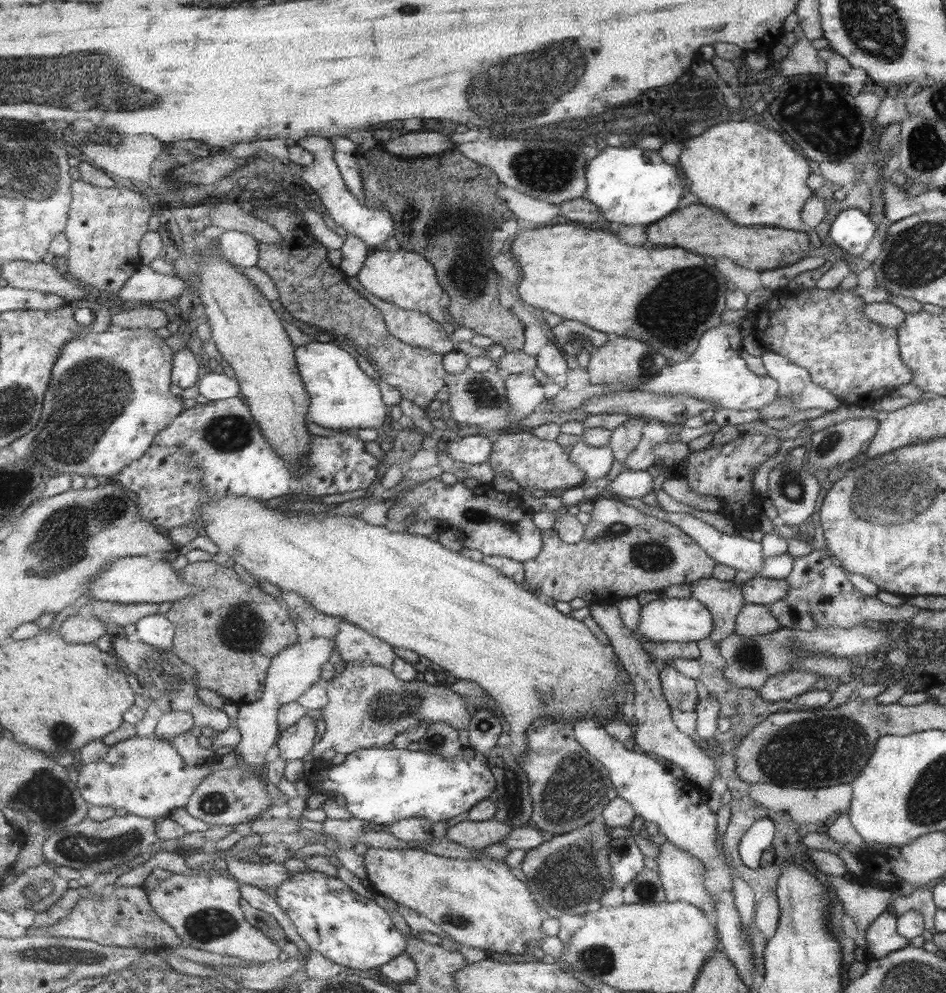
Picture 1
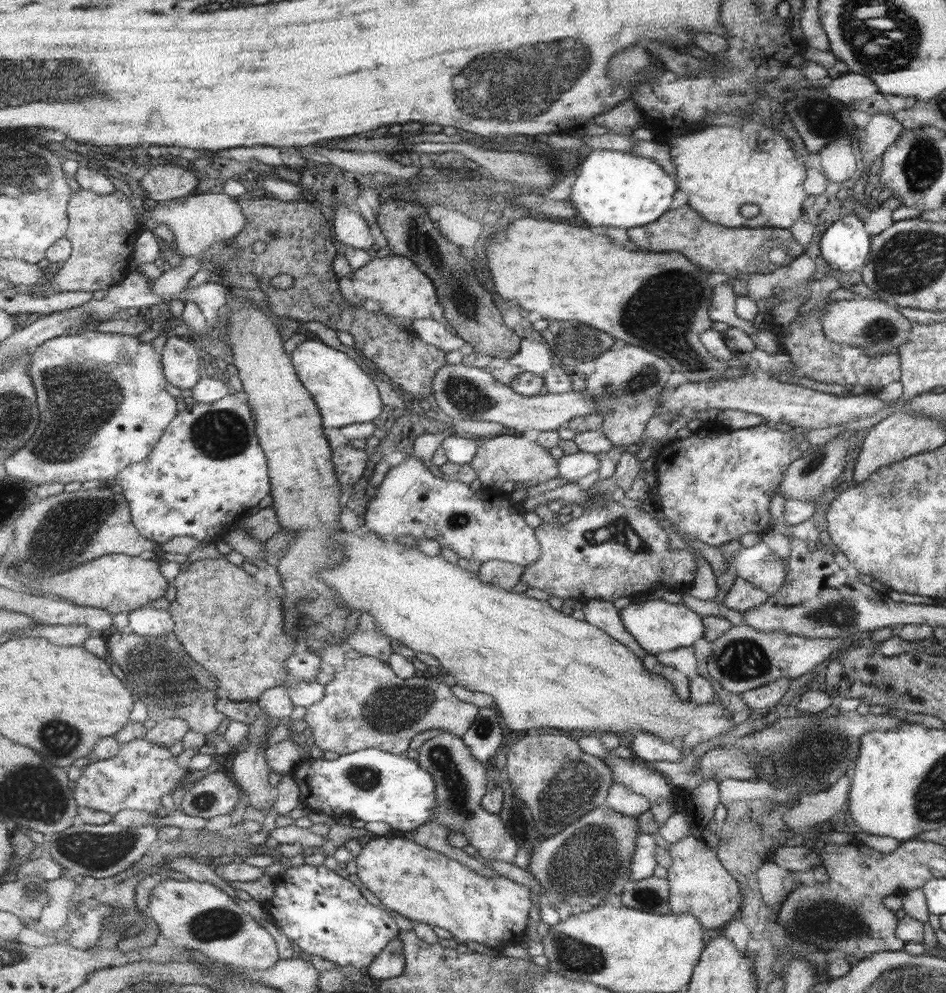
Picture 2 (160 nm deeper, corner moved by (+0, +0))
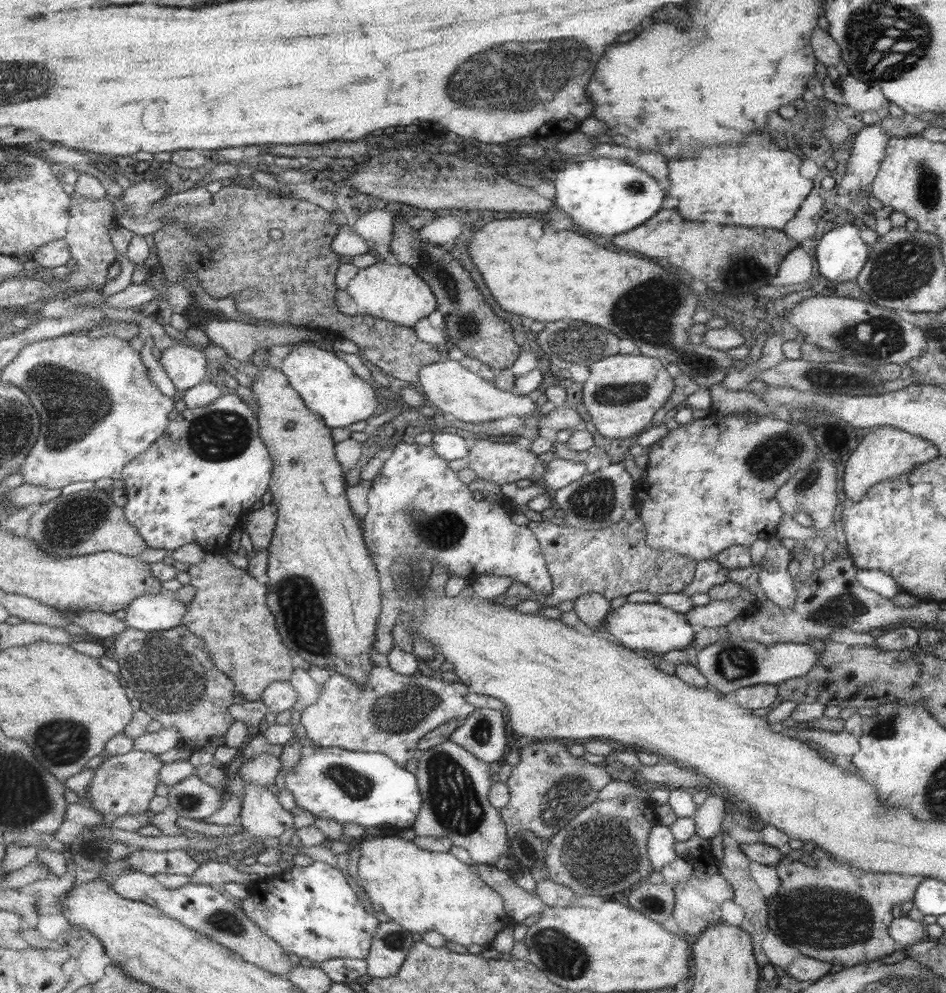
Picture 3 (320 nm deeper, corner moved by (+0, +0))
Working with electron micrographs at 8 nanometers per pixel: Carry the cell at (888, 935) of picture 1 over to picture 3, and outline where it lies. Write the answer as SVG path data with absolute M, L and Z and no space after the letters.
M817 847L812 850L810 857L815 861L815 866L803 865L796 861L781 861L779 864L773 866L777 873L777 878L779 878L779 886L773 896L765 899L765 906L767 906L766 926L768 930L775 934L779 940L787 944L787 946L797 950L799 954L829 963L835 968L851 968L854 964L859 964L860 962L869 962L870 960L878 960L889 956L889 954L896 950L894 939L889 935L889 922L894 920L893 916L891 916L891 908L895 904L903 904L912 900L916 886L923 880L922 876L903 876L902 874L887 874L886 872L861 872L858 868L835 863L835 859L831 859L831 856L827 855L825 850Z

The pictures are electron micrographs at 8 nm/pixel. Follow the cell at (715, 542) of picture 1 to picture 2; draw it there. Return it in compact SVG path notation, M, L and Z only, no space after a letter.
M760 541L752 547L741 547L725 565L767 595L773 595L784 586L786 570L782 558L775 555L767 544Z

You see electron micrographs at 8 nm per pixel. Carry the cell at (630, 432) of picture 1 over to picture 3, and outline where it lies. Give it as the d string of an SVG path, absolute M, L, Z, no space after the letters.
M614 354L606 356L588 367L589 377L582 384L581 402L591 417L596 432L608 439L625 438L645 428L645 424L653 418L656 410L661 407L673 392L673 380L667 376L663 365L655 357L645 355Z

